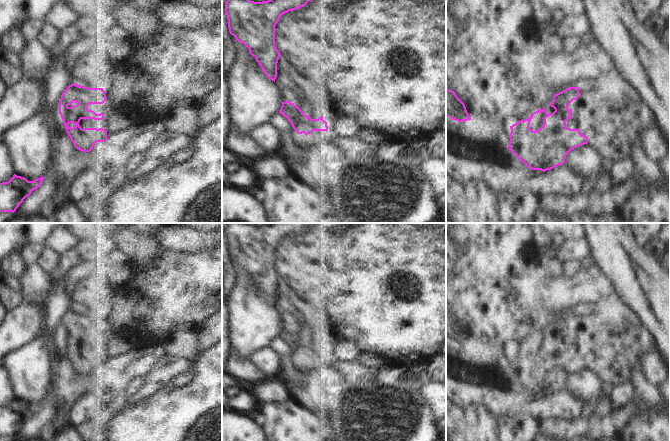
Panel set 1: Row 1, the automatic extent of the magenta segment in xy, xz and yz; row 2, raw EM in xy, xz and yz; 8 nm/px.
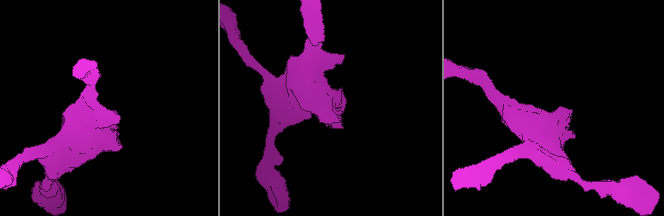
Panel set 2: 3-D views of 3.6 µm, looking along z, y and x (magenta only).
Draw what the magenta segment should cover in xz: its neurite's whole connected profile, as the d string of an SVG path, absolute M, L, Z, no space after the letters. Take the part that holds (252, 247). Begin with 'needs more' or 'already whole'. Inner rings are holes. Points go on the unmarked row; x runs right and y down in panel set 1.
already whole; M228 223L225 237L228 252L256 283L265 299L275 306L280 276L275 270L275 250L280 241L306 230L314 223L270 223L254 226L249 223Z

